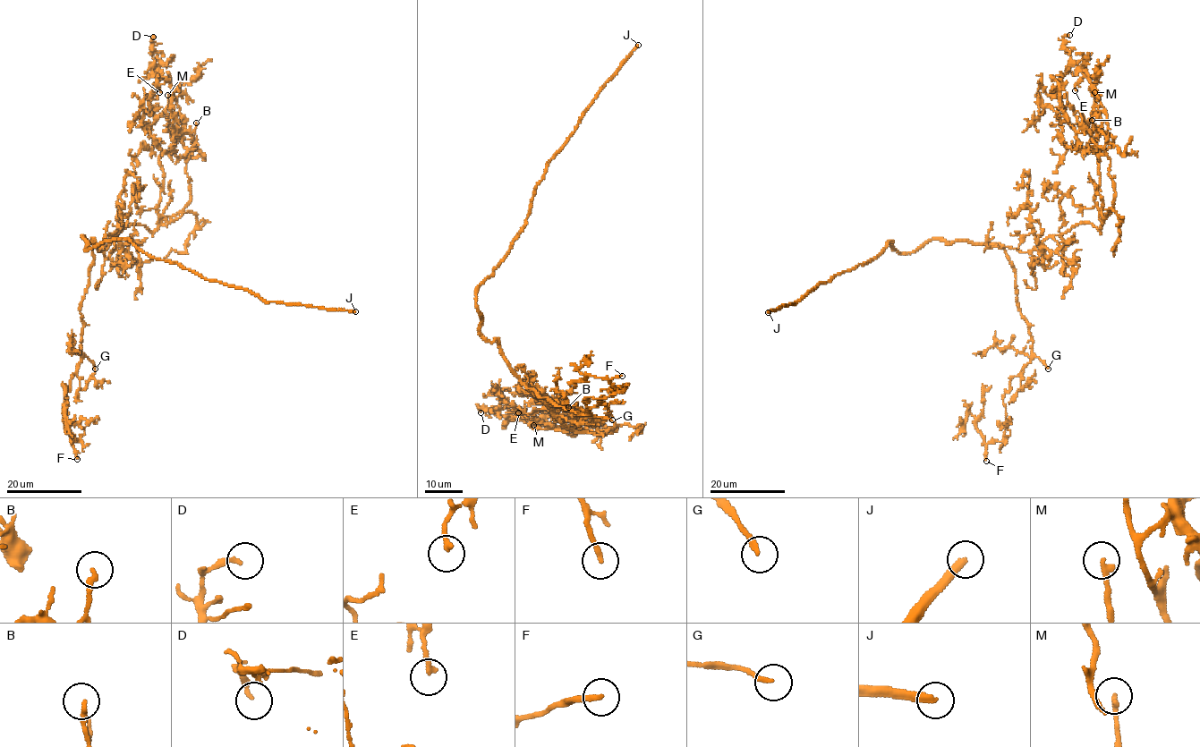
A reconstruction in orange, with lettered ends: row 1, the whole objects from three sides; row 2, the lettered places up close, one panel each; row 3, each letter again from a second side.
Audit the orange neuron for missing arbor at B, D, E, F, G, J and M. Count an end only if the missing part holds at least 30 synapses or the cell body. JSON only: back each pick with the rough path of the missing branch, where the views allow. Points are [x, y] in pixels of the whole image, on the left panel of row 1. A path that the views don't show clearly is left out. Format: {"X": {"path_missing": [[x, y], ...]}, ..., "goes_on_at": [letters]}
{"F": {"path_missing": [[77, 459], [75, 466], [79, 461], [86, 479], [94, 489]]}, "M": {"path_missing": [[167, 95], [161, 80], [170, 73], [171, 64], [179, 57], [172, 38], [179, 21], [168, 23], [169, 18]]}, "goes_on_at": ["F", "J", "M"]}

